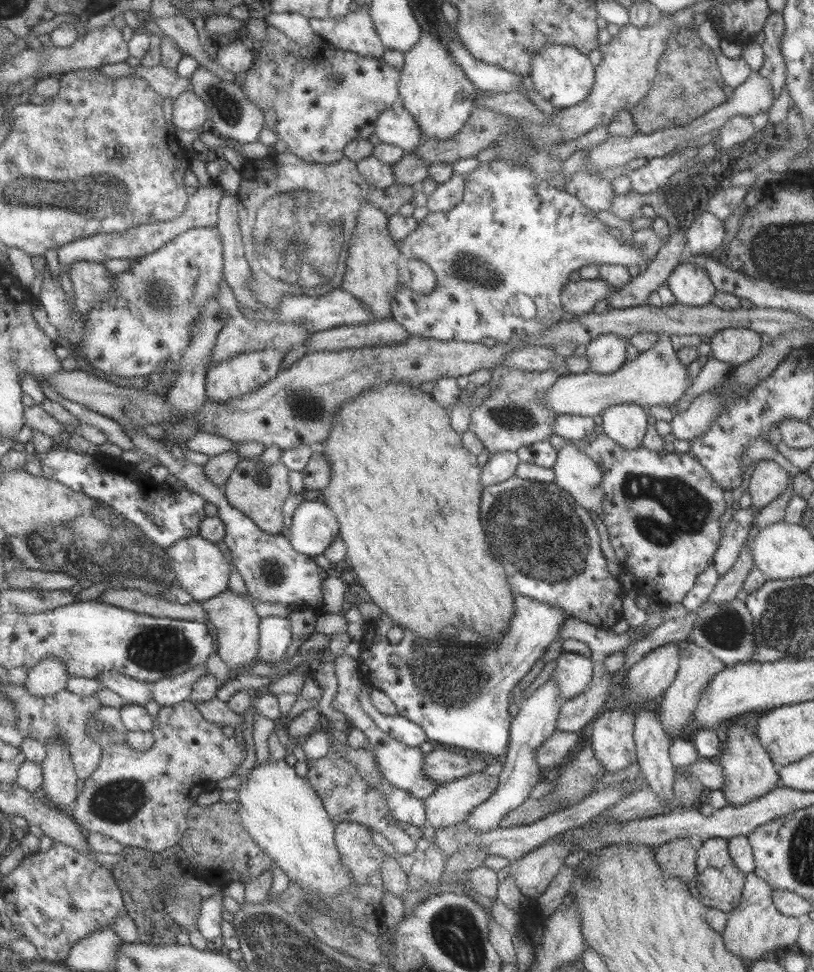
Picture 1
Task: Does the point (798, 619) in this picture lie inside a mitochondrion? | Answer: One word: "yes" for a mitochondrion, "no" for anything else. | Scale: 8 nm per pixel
yes

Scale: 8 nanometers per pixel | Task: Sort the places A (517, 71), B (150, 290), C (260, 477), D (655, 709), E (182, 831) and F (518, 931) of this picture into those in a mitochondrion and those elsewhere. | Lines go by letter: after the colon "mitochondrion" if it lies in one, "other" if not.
A: other
B: mitochondrion
C: mitochondrion
D: other
E: other
F: other

